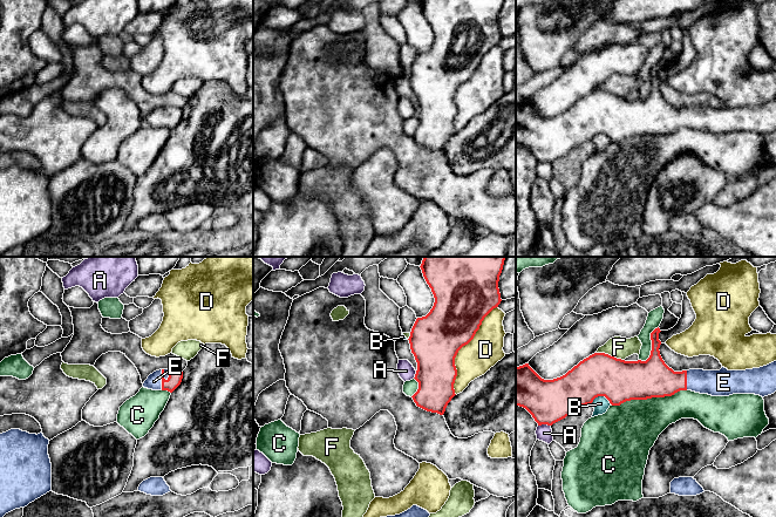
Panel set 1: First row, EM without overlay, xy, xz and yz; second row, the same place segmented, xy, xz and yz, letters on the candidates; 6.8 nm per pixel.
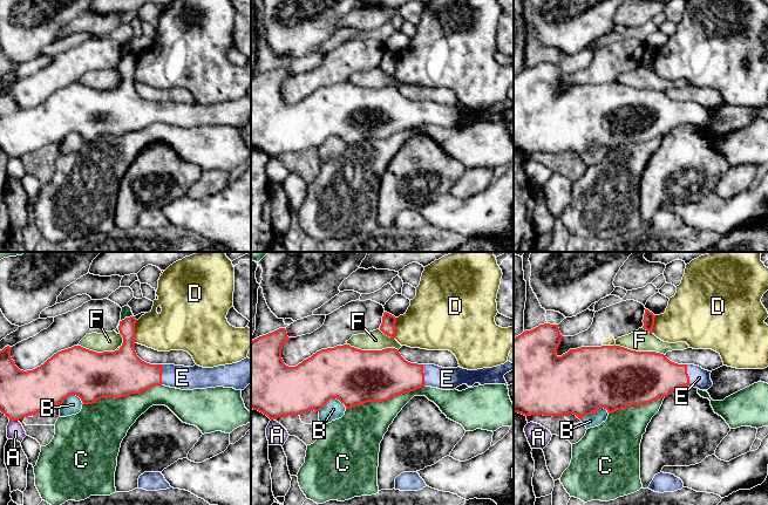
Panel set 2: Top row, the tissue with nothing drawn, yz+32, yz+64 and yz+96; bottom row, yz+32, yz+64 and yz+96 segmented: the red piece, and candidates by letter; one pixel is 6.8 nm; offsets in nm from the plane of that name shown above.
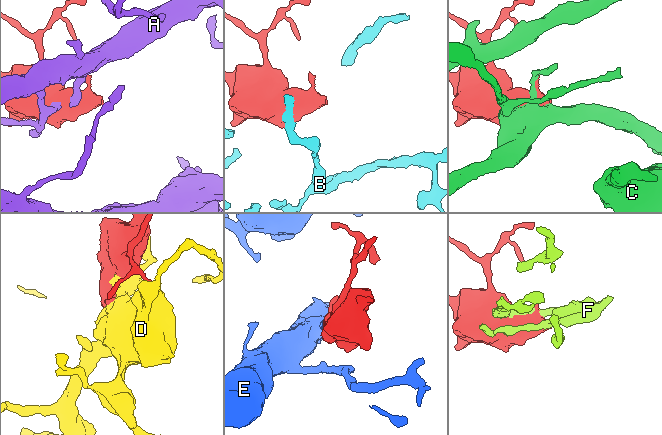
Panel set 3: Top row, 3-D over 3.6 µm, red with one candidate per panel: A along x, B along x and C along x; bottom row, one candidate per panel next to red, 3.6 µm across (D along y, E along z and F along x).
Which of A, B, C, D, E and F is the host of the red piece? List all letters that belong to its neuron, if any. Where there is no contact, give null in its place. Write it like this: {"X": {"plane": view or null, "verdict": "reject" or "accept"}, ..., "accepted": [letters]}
{"A": {"plane": "yz", "verdict": "reject"}, "B": {"plane": "yz", "verdict": "reject"}, "C": {"plane": "yz", "verdict": "reject"}, "D": {"plane": "xz", "verdict": "reject"}, "E": {"plane": "xy", "verdict": "accept"}, "F": {"plane": "yz", "verdict": "reject"}, "accepted": ["E"]}

